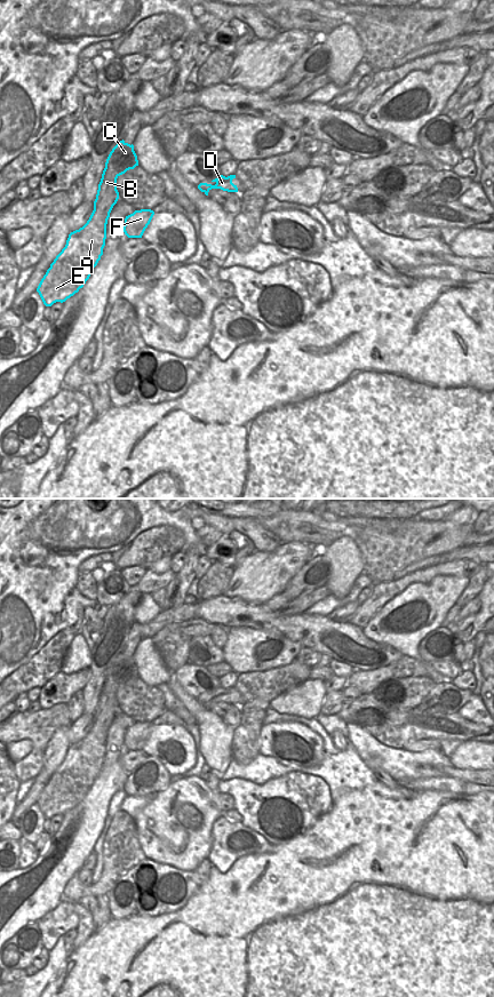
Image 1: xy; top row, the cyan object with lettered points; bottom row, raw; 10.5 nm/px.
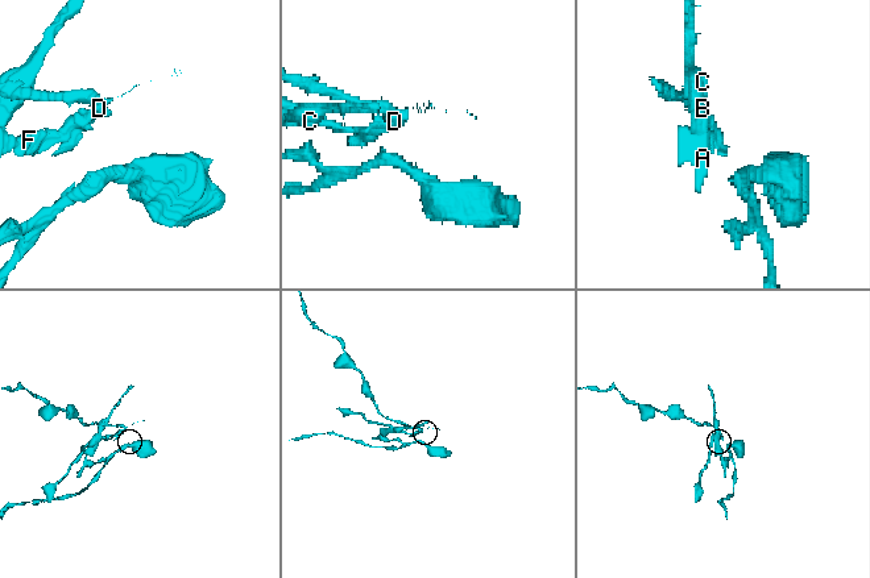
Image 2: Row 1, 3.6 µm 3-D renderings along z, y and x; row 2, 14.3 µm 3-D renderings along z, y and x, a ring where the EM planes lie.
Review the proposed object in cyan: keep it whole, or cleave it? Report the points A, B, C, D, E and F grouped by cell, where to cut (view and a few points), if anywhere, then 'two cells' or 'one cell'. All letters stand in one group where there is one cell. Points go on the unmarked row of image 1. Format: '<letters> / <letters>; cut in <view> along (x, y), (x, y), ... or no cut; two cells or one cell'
A B C E F / D; cut in xy along (200, 701), (204, 703); two cells

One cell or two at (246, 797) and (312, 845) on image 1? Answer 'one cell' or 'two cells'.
two cells

